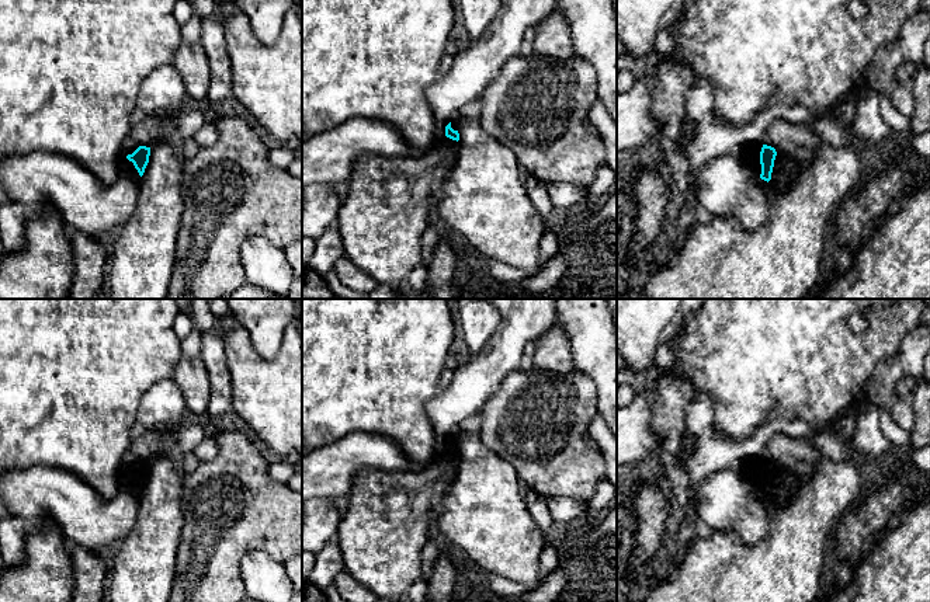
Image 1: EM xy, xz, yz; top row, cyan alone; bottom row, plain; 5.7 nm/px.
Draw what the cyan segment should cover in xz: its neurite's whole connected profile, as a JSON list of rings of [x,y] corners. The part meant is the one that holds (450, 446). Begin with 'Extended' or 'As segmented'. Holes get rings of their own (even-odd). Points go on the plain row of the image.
Extended. [[[458,432],[445,441],[445,450],[426,467],[405,471],[382,471],[376,469],[358,470],[351,479],[348,505],[341,515],[336,542],[340,547],[344,570],[378,599],[402,602],[410,585],[421,577],[421,556],[428,536],[434,532],[430,509],[437,497],[450,488],[458,471]]]

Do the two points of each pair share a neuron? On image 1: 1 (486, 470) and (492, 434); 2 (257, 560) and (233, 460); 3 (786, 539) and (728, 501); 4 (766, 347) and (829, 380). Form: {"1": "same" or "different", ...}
{"1": "different", "2": "different", "3": "different", "4": "same"}

